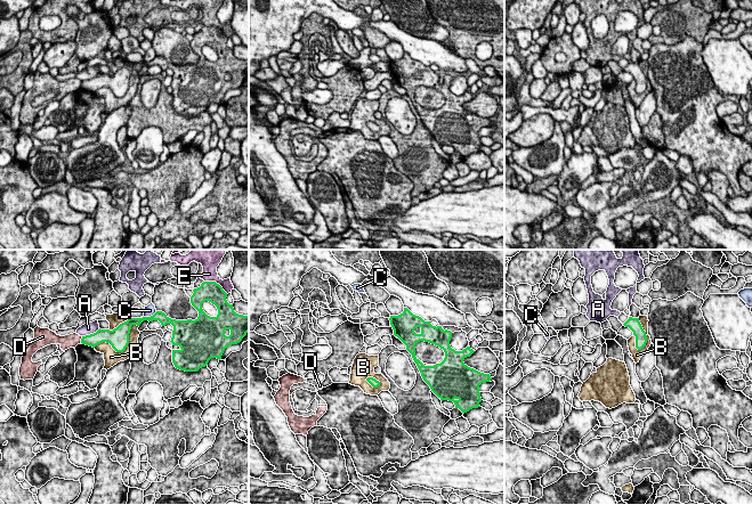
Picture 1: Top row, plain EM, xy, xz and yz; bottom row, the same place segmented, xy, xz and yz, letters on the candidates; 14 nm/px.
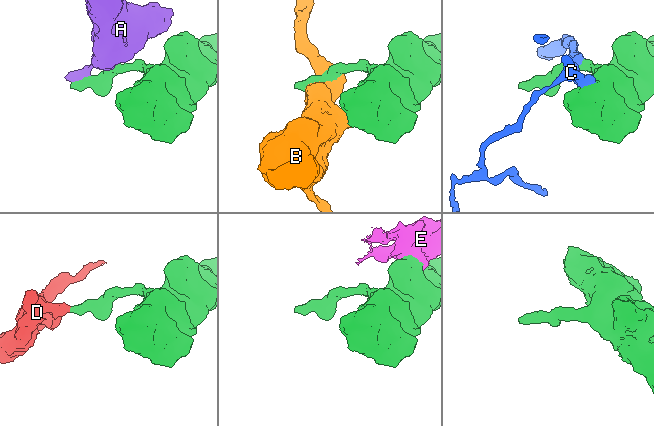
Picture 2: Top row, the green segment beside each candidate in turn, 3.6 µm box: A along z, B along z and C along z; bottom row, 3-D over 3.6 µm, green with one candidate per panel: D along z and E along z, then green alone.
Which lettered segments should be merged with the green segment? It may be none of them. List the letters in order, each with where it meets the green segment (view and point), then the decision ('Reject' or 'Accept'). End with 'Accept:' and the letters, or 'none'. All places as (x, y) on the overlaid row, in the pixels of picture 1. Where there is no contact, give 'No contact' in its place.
A: Touches green at xy (90, 334). Reject
B: Touches green at xy (123, 350). Reject
C: Touches green at xy (151, 316). Reject
D: Touches green at xy (81, 340). Reject
E: Touches green at xy (215, 282). Reject
Accept: none

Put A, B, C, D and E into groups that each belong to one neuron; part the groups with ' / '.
A E / B / C / D

